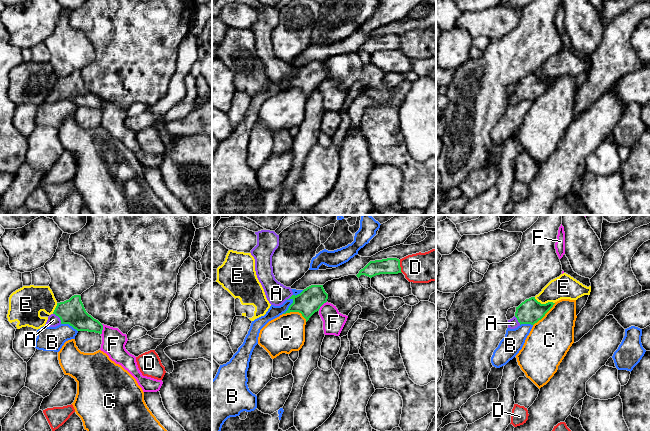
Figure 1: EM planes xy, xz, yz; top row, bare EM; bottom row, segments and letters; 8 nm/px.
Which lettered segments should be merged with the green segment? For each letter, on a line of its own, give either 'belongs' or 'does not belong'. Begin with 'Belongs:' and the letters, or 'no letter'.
Belongs: A
A: belongs
B: does not belong
C: does not belong
D: does not belong
E: does not belong
F: does not belong

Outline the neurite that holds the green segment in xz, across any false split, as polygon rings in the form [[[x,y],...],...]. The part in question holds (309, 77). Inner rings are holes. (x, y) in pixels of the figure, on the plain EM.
[[[261,6],[255,10],[257,21],[250,29],[255,35],[256,51],[267,76],[271,81],[280,82],[286,76],[292,75],[293,79],[283,90],[299,88],[307,98],[327,78],[328,70],[323,61],[311,61],[295,72],[291,64],[278,58],[273,50],[272,32],[279,22],[279,11],[270,6]]]

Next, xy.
[[[74,71],[69,76],[57,79],[45,102],[56,103],[60,100],[69,100],[77,107],[102,110],[103,106],[103,101],[86,88],[80,71]]]

